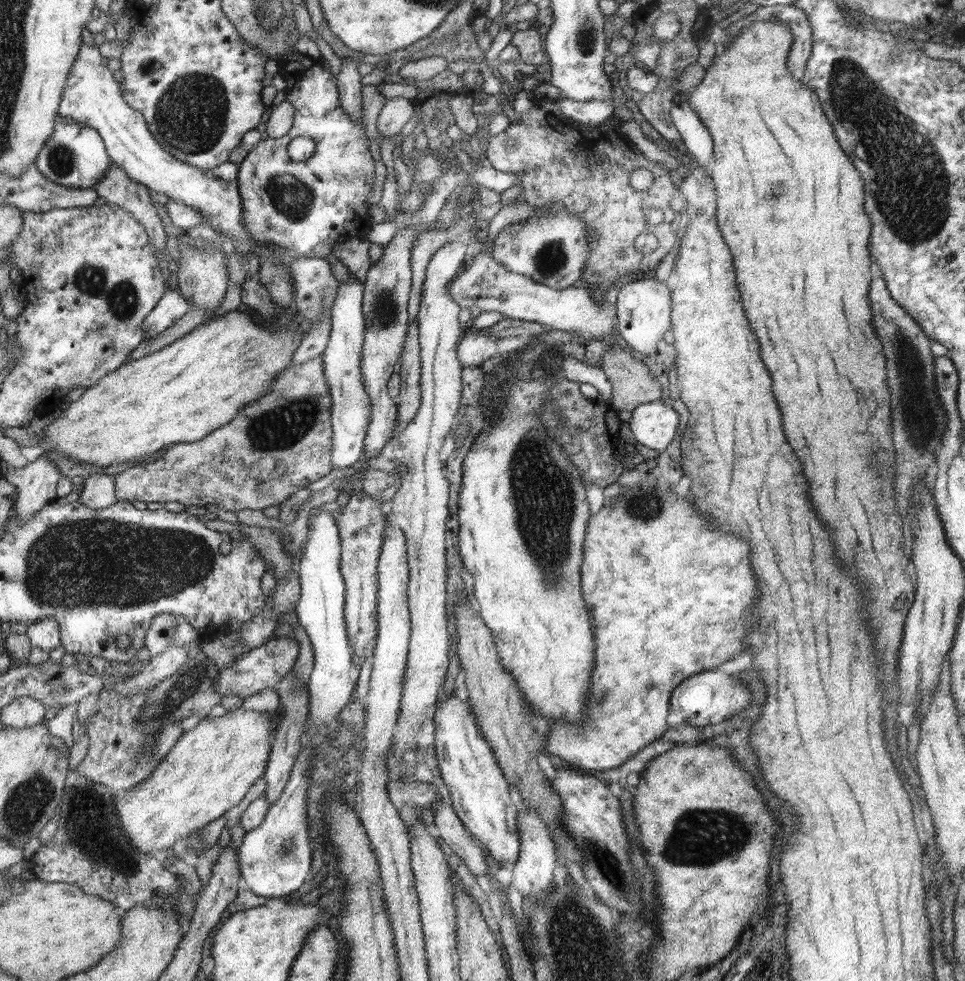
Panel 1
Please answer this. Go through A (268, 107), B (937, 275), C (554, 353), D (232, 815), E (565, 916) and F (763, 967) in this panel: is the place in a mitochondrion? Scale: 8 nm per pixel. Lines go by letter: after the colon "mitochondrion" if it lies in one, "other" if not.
A: other
B: other
C: other
D: other
E: mitochondrion
F: other

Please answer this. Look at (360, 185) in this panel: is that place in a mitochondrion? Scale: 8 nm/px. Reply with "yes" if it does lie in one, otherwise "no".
no

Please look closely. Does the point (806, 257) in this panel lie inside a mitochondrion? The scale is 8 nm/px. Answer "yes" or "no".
no

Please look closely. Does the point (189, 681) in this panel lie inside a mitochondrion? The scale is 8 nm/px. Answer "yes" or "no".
yes

